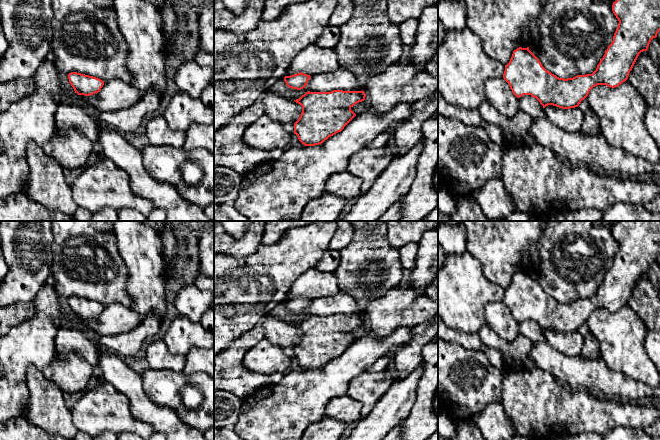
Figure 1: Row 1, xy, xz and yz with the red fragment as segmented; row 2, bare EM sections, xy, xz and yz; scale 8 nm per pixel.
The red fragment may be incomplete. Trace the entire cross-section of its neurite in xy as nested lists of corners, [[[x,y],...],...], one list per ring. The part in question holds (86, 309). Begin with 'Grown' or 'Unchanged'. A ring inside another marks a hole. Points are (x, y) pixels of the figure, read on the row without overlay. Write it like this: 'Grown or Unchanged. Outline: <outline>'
Unchanged. Outline: [[[77,296],[69,297],[68,303],[75,317],[84,320],[98,317],[104,309],[104,305],[99,302]]]

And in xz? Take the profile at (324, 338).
Unchanged. Outline: [[[363,314],[306,316],[294,324],[302,330],[302,337],[294,347],[294,358],[304,370],[322,368],[341,356],[356,340],[351,332],[364,325],[365,321]]]

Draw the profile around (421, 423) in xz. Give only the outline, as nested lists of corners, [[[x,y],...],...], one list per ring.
[[[438,337],[424,346],[422,355],[425,361],[425,369],[418,383],[416,402],[402,425],[403,440],[426,440],[438,428],[438,419],[433,412],[434,396],[438,388]]]

